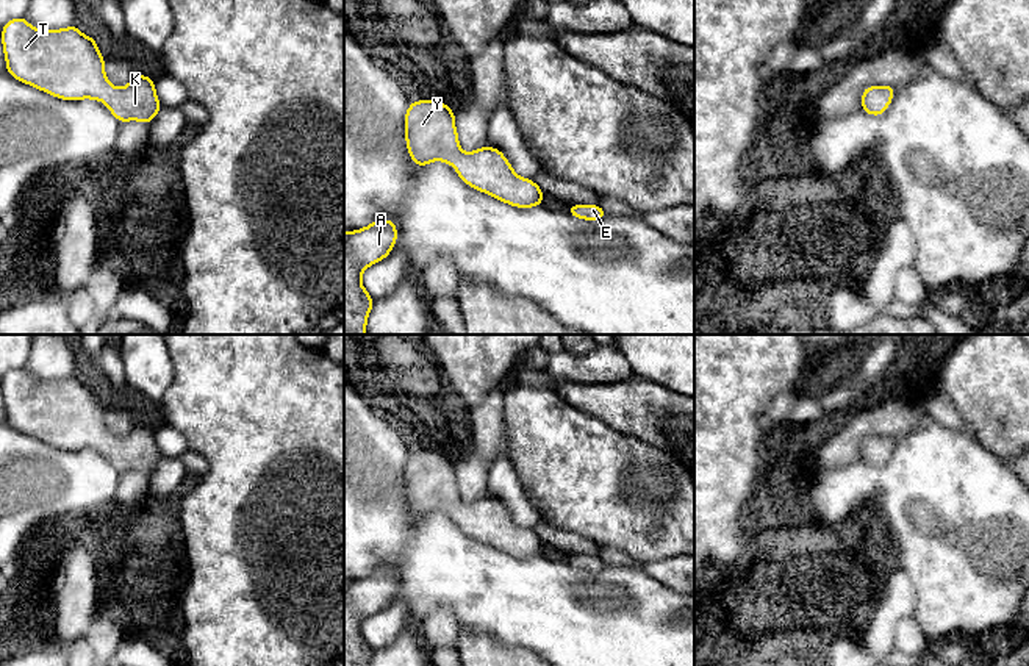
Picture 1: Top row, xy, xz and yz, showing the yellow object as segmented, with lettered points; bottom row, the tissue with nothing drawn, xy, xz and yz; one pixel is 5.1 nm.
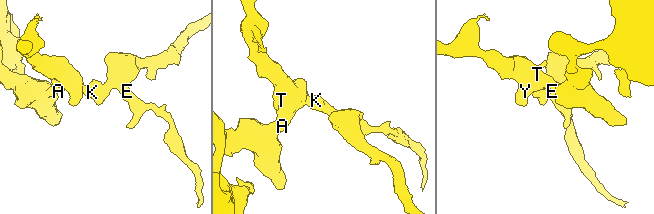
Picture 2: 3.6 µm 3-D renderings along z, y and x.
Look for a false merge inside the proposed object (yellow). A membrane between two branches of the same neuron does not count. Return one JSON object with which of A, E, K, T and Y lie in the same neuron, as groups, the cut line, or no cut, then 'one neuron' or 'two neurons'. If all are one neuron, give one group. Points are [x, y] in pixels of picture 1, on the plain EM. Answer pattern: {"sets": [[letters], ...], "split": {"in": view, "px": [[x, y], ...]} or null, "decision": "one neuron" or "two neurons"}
{"sets": [["A", "E", "K", "T", "Y"]], "split": null, "decision": "one neuron"}

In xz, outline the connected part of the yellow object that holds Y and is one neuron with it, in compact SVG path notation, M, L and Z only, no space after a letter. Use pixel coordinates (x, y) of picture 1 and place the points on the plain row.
M411 452L405 469L405 489L410 508L418 517L432 511L452 514L468 536L489 544L516 558L541 557L544 542L529 528L518 527L494 497L464 503L458 494L455 463L443 452Z

